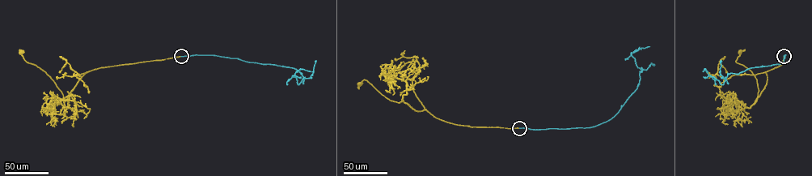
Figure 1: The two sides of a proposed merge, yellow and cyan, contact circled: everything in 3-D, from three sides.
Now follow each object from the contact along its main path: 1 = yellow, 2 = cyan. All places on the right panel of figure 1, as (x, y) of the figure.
1: (784, 56), (783, 63), (766, 72), (767, 83), (755, 102), (757, 79), (749, 70), (736, 62), (740, 52)
2: (784, 56), (780, 64), (730, 73), (721, 84), (705, 69), (703, 71)

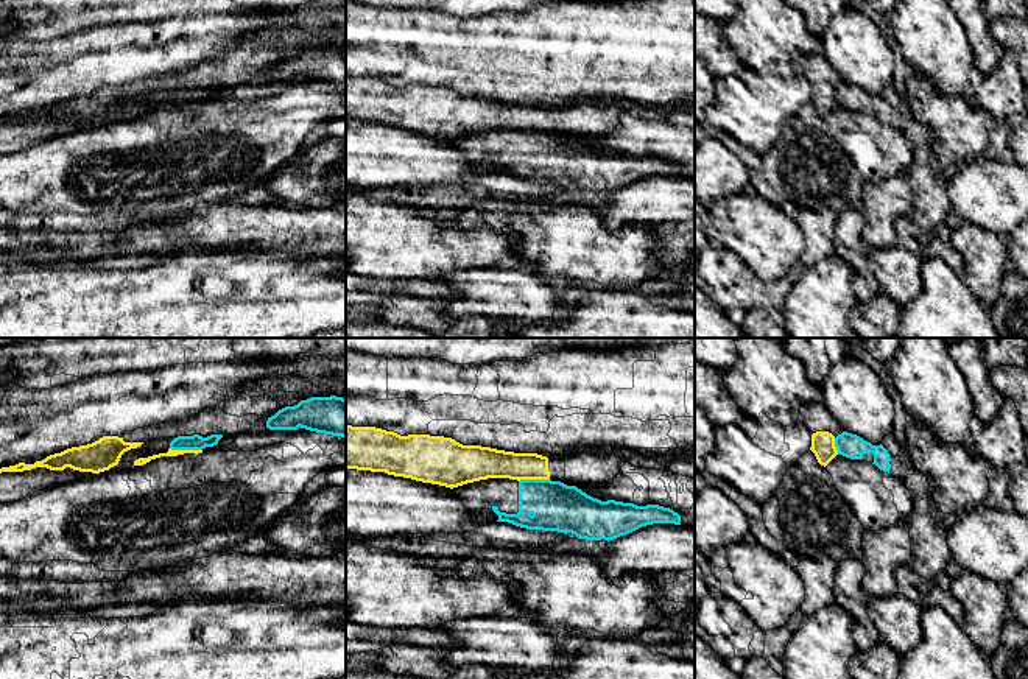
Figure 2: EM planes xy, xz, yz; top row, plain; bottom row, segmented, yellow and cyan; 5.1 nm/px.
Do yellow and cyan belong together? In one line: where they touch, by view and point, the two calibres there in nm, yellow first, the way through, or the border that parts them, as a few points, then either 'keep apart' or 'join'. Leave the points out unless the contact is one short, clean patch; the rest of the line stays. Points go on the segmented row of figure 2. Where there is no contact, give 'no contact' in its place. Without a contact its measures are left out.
meets yellow in xy at (186, 450); 50 nm thick on the yellow side, 80 nm on the other; keep apart

